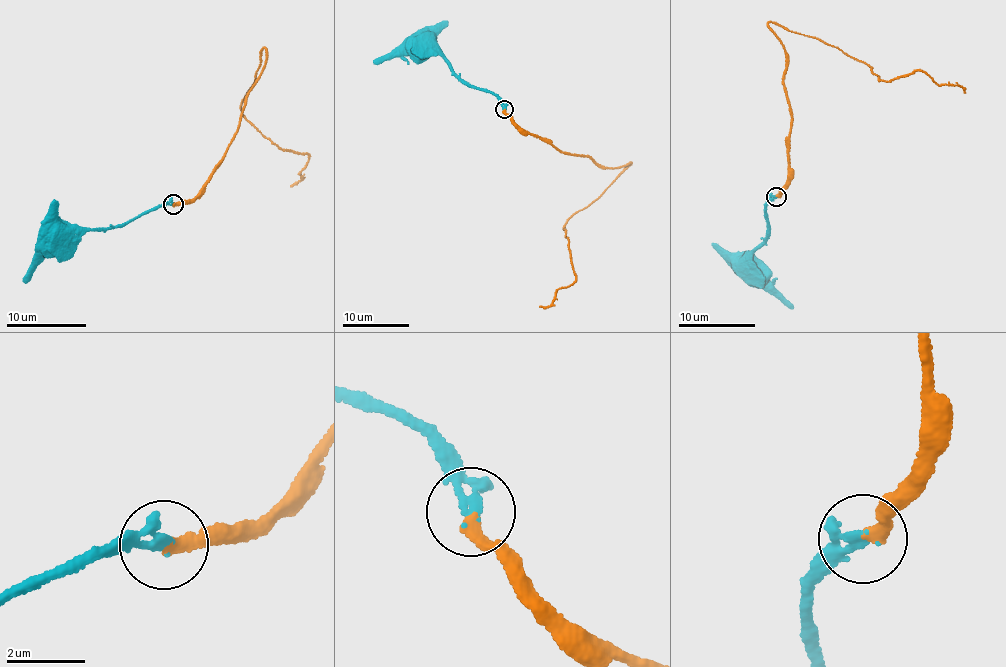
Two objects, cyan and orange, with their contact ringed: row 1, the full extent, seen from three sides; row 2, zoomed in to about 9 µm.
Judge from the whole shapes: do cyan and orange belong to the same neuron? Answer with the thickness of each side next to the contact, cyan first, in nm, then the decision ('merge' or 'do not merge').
calibres 280 and 280 nm; merge

